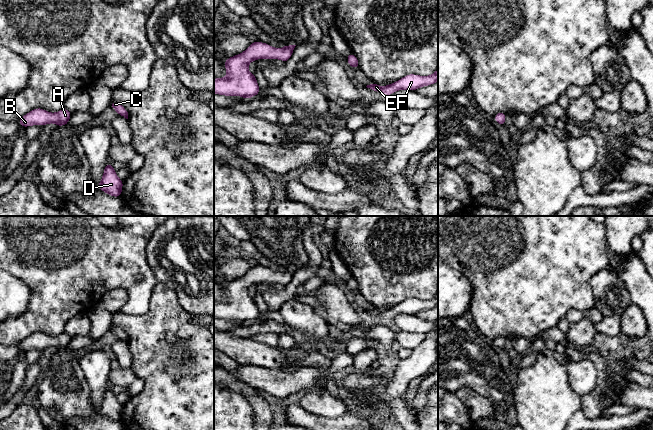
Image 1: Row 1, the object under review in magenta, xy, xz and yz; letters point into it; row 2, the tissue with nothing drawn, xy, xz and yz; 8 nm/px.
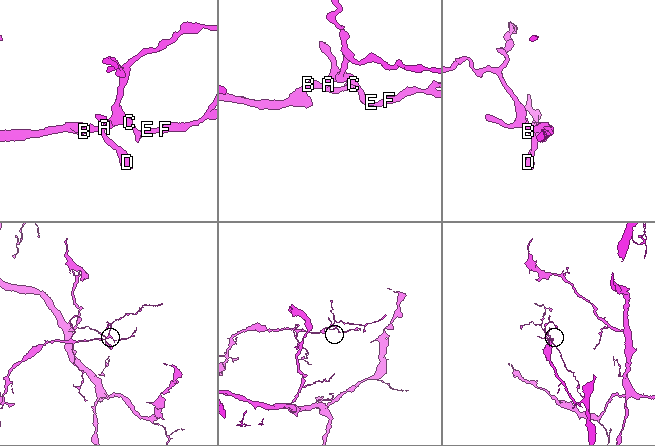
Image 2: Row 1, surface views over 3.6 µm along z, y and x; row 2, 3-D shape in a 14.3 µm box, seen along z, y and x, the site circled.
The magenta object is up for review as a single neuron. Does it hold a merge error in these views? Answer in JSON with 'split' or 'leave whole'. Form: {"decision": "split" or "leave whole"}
{"decision": "leave whole"}

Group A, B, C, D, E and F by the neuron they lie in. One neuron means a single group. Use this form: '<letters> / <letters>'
A B C D E F

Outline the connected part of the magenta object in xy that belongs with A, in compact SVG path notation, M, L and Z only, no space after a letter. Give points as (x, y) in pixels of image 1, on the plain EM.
M36 332L20 342L18 347L22 351L28 351L32 349L43 350L49 347L55 347L57 350L64 350L68 348L71 339L72 337L66 332L56 337L50 337L42 332Z

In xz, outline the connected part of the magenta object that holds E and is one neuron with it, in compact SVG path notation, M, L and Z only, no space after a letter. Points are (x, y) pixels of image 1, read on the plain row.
M438 293L430 300L419 300L409 298L394 307L387 310L379 310L377 308L367 309L373 315L381 318L392 319L397 314L411 314L414 315L423 310L429 310L438 305Z

